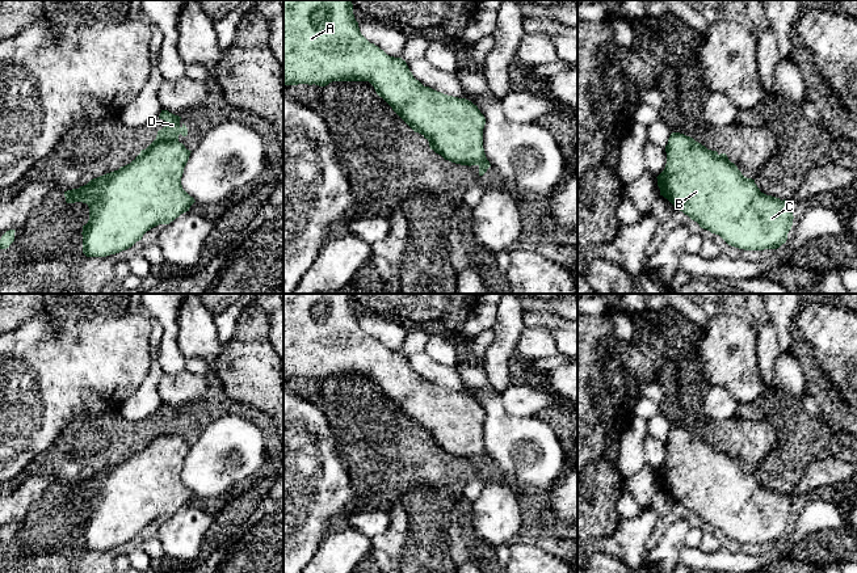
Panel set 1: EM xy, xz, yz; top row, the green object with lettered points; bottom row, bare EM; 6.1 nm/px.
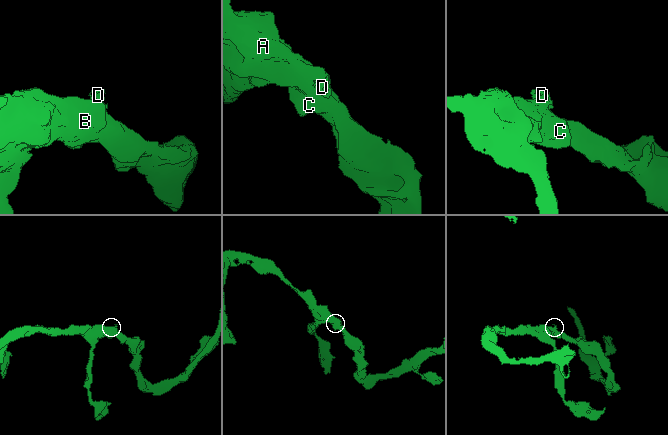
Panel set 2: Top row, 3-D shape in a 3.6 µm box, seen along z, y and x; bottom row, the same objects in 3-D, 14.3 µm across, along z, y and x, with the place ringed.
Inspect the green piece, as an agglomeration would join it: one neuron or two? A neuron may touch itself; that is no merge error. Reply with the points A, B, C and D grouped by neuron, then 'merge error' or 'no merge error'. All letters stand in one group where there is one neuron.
A B C / D | merge error

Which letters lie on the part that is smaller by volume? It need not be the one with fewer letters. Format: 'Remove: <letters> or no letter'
Remove: D

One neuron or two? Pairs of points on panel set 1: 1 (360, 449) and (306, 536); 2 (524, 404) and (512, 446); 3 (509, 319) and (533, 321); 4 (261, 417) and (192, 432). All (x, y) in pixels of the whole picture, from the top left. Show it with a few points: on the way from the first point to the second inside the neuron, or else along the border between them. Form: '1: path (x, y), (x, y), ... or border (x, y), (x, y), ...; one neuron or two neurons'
1: border (336, 441), (351, 484), (357, 492), (355, 500); two neurons
2: border (500, 392), (503, 408), (508, 413), (533, 416); two neurons
3: border (521, 311), (521, 319), (525, 325); two neurons
4: path (244, 411), (213, 409), (208, 414); one neuron

